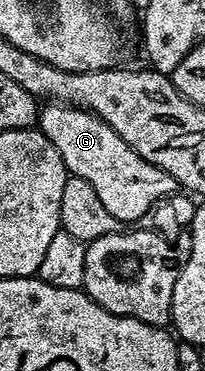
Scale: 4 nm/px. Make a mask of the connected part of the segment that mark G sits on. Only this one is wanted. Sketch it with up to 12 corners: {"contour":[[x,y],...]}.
{"contour":[[42,104],[39,128],[119,223],[178,192],[87,109]]}

